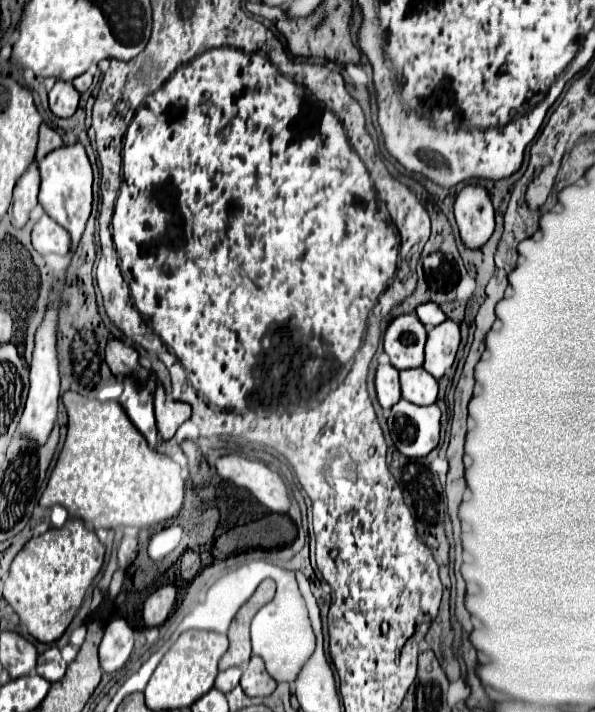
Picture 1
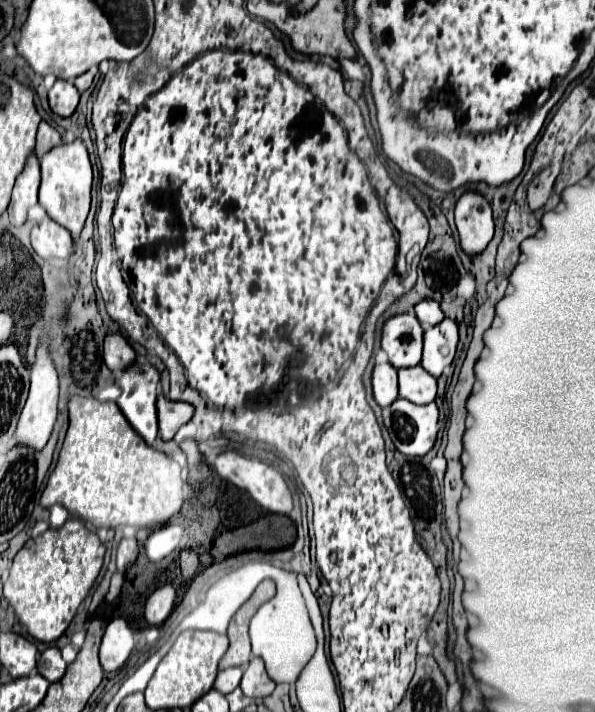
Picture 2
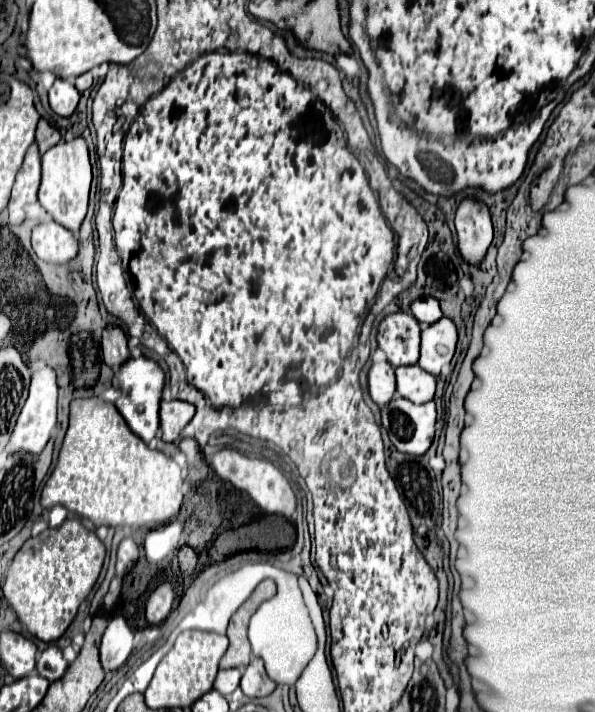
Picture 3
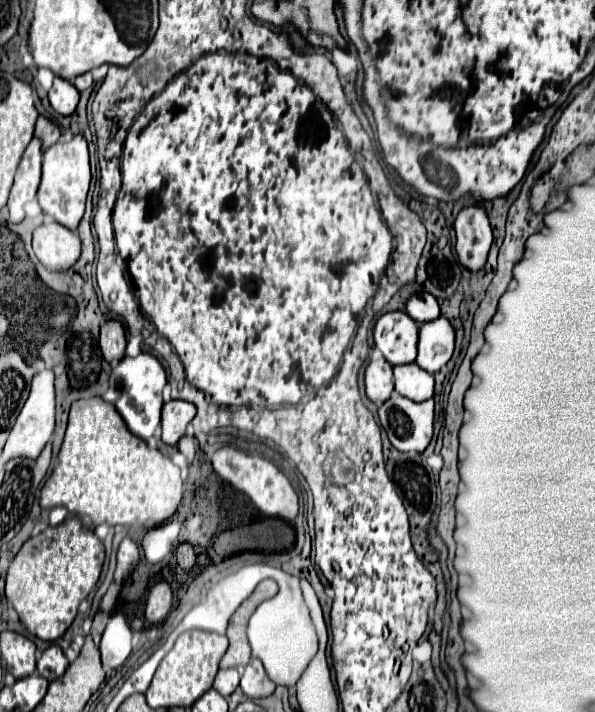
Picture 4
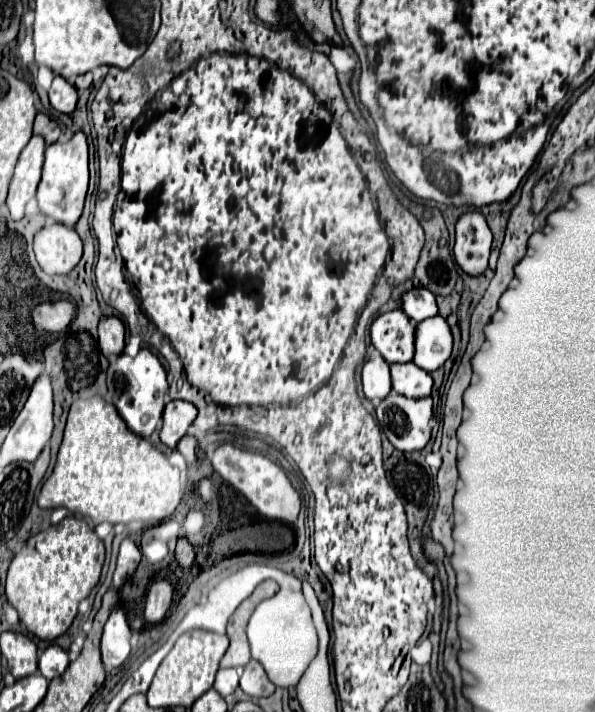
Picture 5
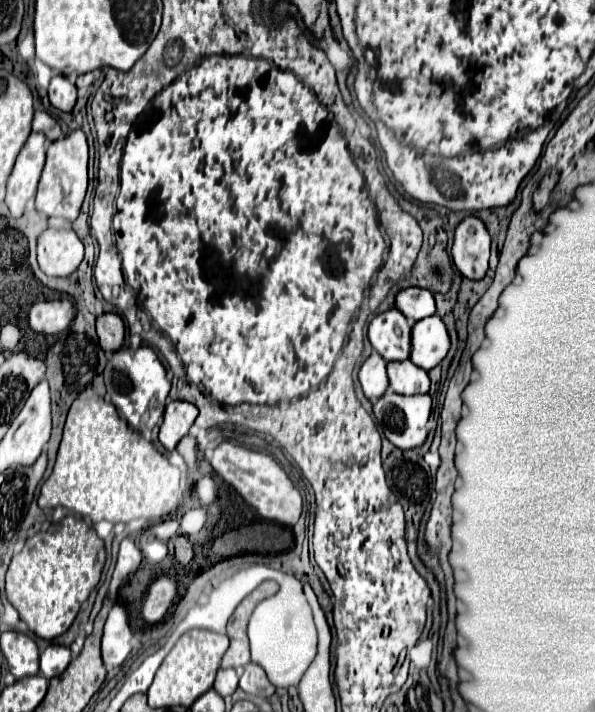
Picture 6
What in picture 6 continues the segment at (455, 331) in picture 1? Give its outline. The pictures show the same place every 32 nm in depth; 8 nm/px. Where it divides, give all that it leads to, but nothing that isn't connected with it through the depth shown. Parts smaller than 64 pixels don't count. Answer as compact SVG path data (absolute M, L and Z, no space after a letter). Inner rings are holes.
M428 316L412 324L410 360L416 366L424 370L434 368L436 364L442 362L448 348L450 348L450 338L444 322L438 316Z

